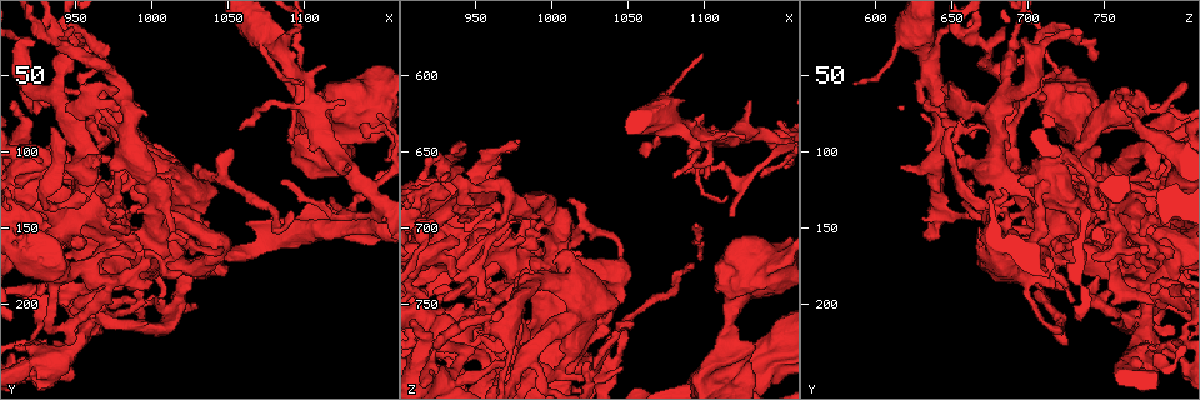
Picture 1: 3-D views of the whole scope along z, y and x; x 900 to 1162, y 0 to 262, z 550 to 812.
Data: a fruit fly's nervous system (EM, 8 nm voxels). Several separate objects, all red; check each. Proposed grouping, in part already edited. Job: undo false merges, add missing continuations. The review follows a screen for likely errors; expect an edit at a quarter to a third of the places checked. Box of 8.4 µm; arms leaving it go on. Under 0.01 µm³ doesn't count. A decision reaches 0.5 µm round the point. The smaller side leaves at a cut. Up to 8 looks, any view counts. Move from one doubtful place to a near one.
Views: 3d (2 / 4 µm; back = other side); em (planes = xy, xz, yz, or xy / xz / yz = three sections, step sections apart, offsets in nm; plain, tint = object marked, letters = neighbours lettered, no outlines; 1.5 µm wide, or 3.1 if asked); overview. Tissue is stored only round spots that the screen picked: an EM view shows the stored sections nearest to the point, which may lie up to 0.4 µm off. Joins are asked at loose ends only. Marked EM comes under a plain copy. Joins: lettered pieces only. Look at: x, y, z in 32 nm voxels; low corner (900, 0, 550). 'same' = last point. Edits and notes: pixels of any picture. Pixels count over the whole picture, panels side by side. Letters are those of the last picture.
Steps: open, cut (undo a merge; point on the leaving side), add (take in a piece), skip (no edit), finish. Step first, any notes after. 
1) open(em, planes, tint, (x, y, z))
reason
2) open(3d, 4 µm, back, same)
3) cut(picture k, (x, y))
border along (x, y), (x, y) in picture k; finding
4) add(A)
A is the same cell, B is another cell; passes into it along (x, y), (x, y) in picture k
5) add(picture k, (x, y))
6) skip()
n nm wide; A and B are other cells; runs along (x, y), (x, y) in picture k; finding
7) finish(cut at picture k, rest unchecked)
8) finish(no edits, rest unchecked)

open(3d, 4 µm, (978, 58, 646))
free end

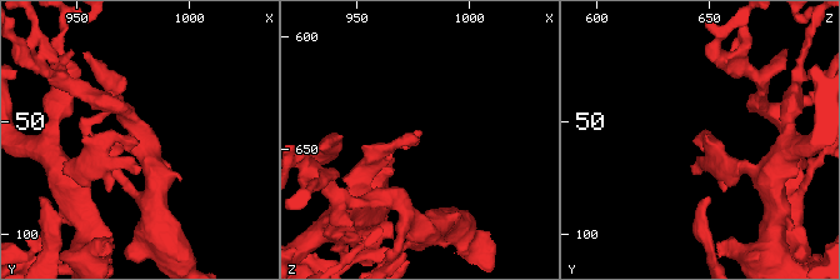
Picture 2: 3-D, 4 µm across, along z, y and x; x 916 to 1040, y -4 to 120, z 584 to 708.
open(em, planes, tint, (978, 57, 645))

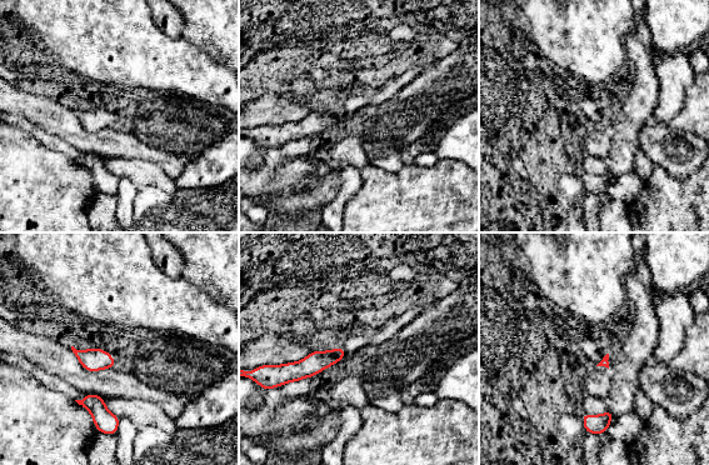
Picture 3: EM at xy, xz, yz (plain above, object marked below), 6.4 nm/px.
open(em, planes, letters, same)
what lies round it

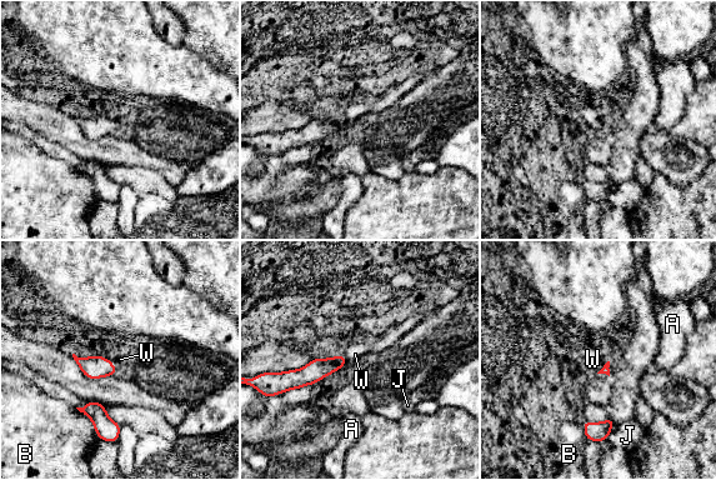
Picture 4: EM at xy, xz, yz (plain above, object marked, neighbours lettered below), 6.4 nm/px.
add(W)
W is the same cell, A, B and J are other cells; passes into it along (96, 366), (111, 363), (120, 359) in picture 4; the cell continues

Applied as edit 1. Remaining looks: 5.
open(overview)
redraw

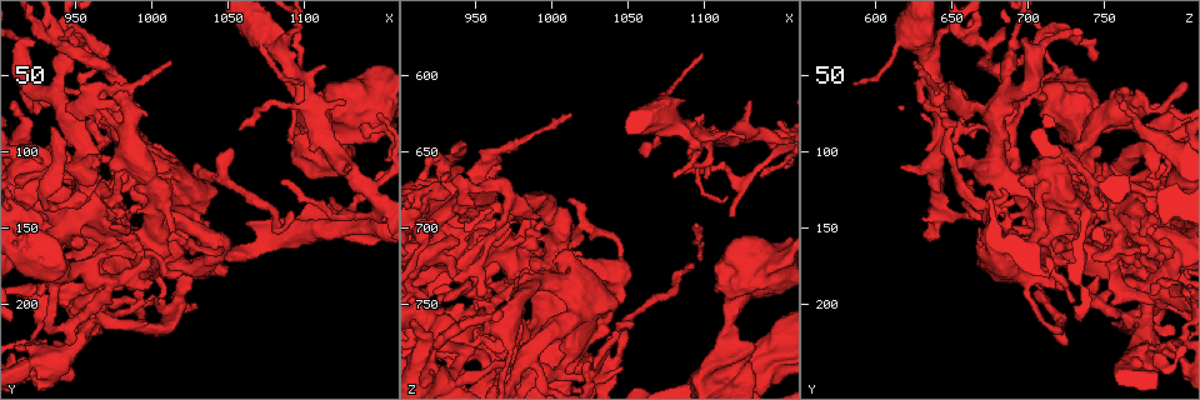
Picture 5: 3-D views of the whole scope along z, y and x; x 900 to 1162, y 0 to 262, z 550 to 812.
open(em, xy, step 4, tint, (1126, 108, 640))
calibre changes

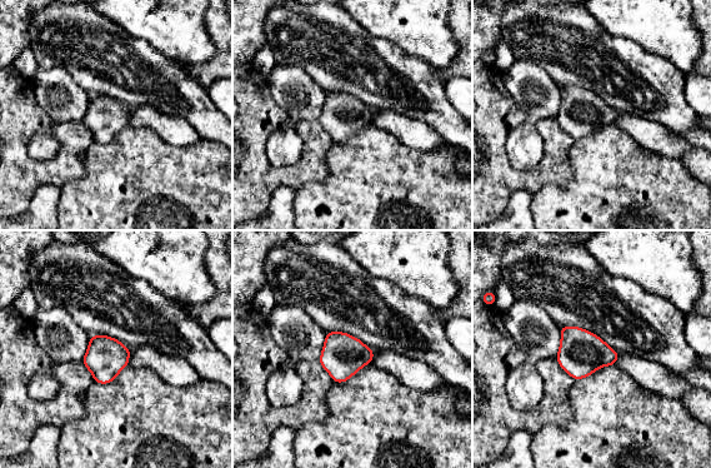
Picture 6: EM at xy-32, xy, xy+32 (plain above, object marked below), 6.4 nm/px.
open(em, planes, letters, same)
cut it another way

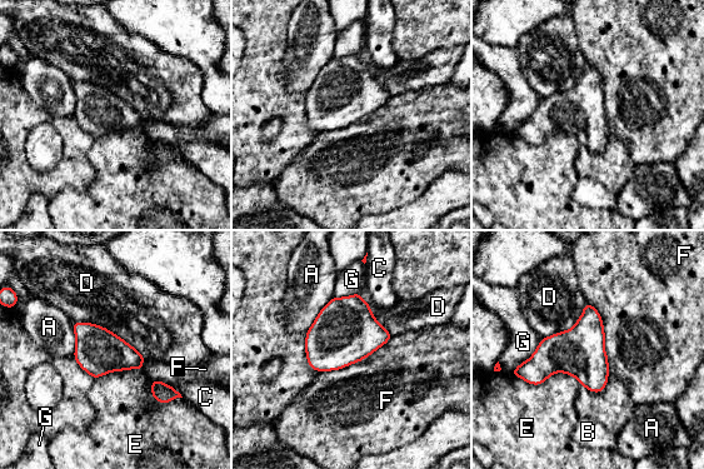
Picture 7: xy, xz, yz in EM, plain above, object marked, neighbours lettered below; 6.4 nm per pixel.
skip()
320 nm wide; A, B, C, D, E, F and G are other cells; border along (392, 334), (360, 360), (319, 373) in picture 7; continuous, no second cell

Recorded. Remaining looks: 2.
open(3d, 4 µm, (1090, 138, 724))
tapers out

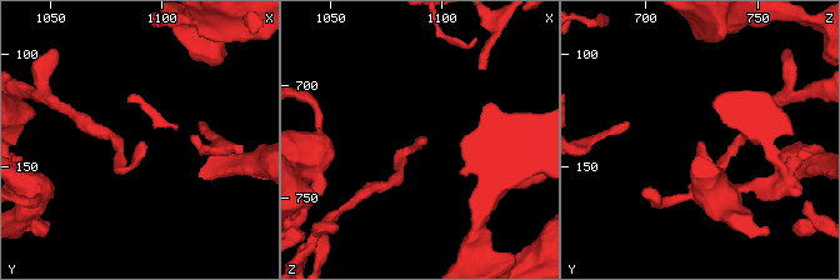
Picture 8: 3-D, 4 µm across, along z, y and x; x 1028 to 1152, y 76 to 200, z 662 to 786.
open(em, planes, letters, (1091, 139, 722))
shape alone is not enough

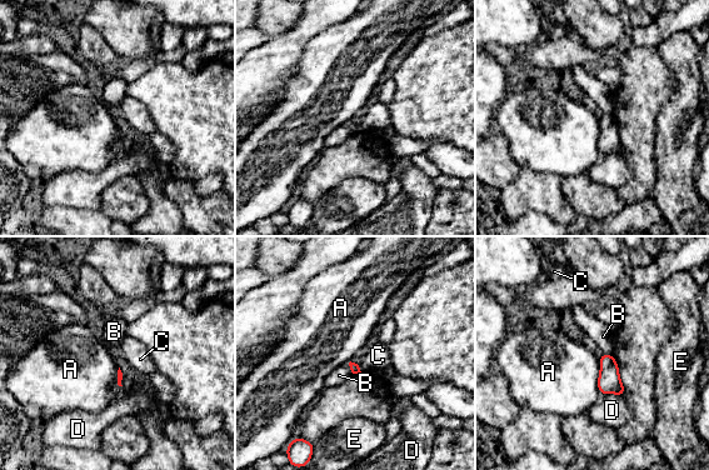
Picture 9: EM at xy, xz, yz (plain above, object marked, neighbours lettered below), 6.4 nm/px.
skip()
A, B, C, D and E are other cells; border along (598, 358), (599, 394) in picture 9; no lettered piece goes on from it

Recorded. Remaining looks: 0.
finish(add at picture 4, rest unchecked)

